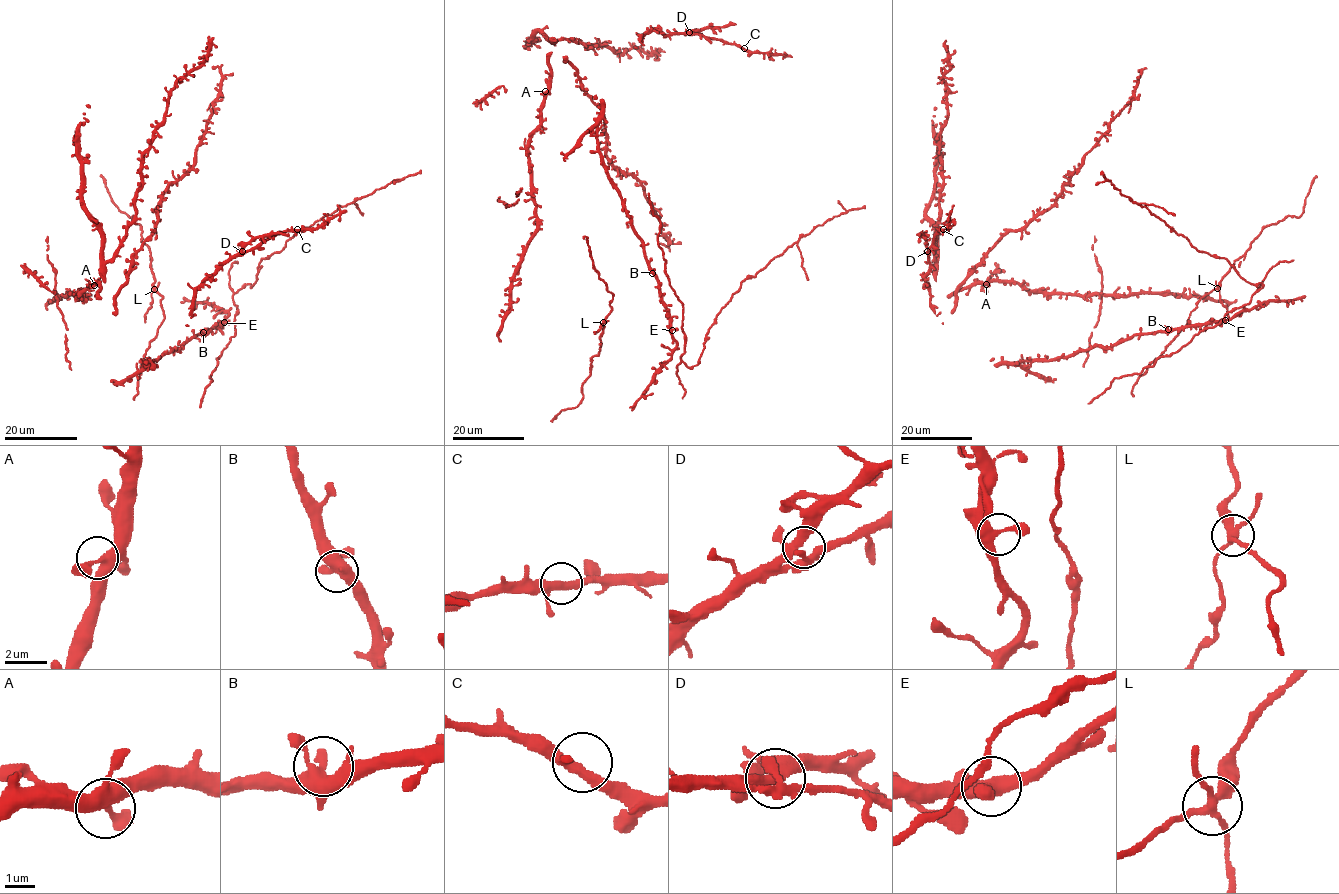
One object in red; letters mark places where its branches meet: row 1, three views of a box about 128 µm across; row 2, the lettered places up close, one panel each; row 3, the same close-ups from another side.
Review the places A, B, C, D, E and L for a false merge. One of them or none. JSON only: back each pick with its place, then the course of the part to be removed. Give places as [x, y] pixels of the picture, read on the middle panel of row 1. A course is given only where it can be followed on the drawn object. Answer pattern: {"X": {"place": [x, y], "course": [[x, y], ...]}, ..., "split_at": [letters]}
{"L": {"place": [603, 322]}, "split_at": ["L"]}

